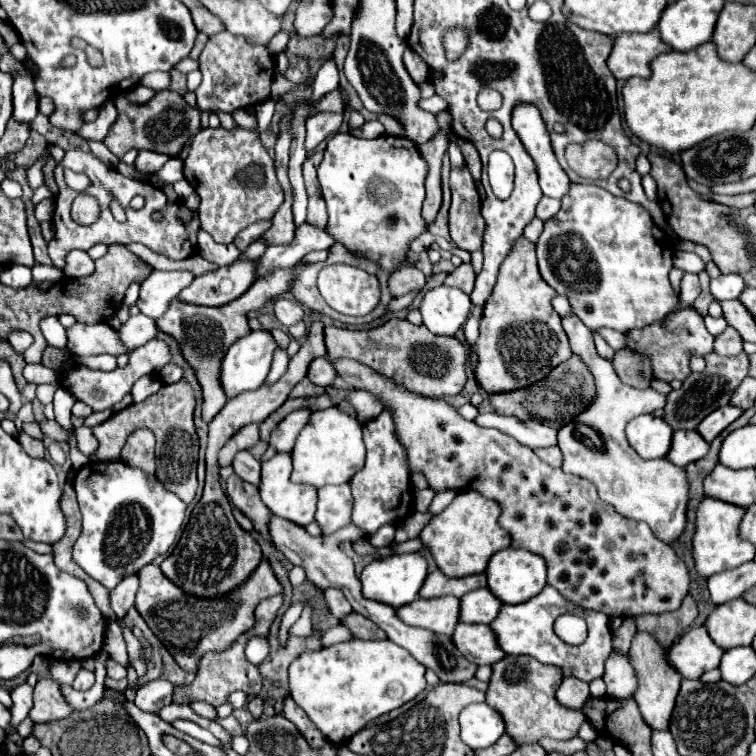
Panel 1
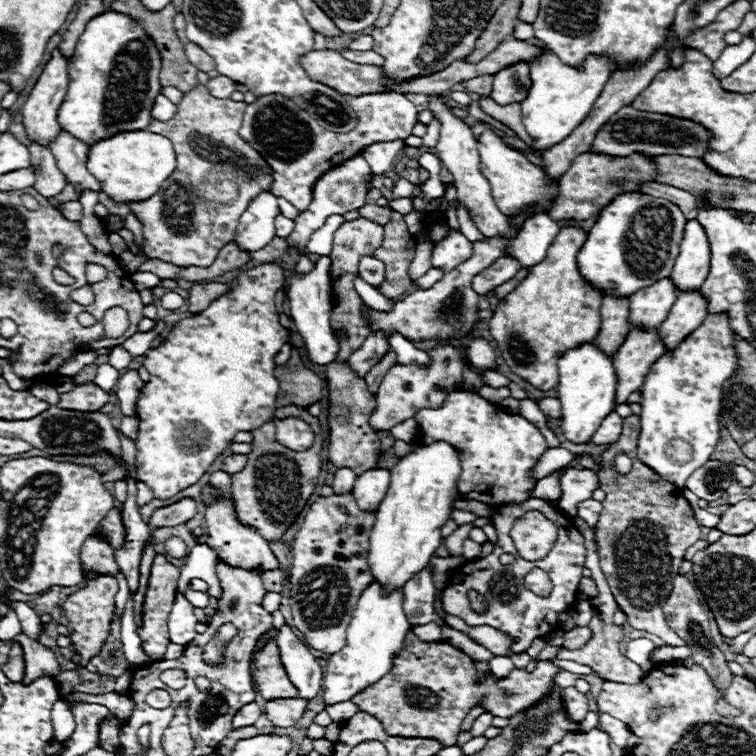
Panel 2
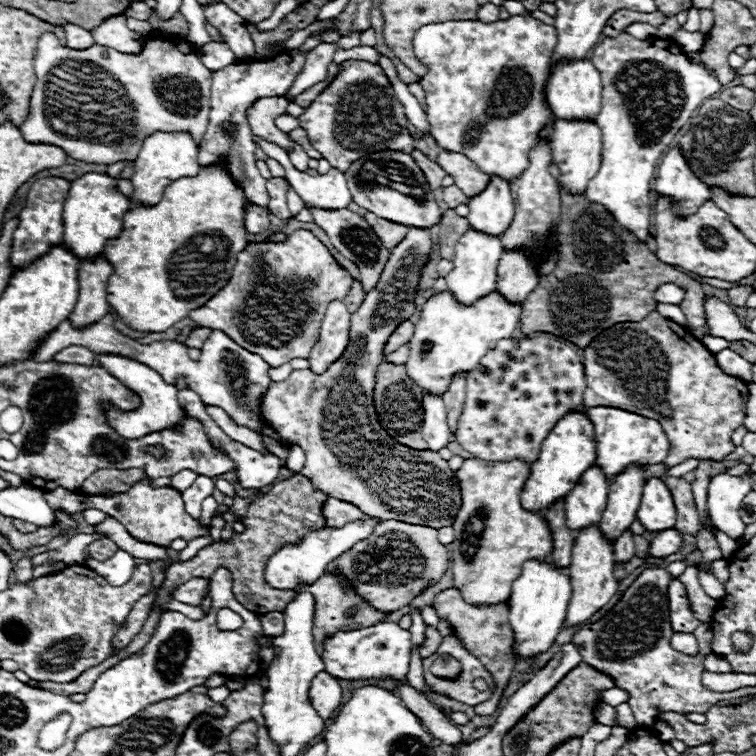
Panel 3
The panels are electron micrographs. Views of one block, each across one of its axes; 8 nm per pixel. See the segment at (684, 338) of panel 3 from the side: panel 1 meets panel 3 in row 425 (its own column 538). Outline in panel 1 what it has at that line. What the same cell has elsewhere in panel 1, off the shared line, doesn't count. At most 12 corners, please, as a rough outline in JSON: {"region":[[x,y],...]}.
{"region":[[492,664],[486,704],[516,744],[570,740],[586,722],[556,700],[562,668]]}

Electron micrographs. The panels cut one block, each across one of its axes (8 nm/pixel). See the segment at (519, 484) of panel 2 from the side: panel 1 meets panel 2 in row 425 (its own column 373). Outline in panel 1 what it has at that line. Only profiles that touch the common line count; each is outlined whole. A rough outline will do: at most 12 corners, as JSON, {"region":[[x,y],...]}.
{"region":[[388,410],[362,426],[350,480],[366,534],[410,514],[406,452]]}

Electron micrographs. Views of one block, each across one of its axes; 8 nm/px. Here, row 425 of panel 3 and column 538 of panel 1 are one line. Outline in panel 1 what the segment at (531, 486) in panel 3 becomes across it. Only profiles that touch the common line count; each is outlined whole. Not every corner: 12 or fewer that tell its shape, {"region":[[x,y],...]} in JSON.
{"region":[[506,548],[490,558],[490,592],[522,604],[546,586],[546,562]]}

